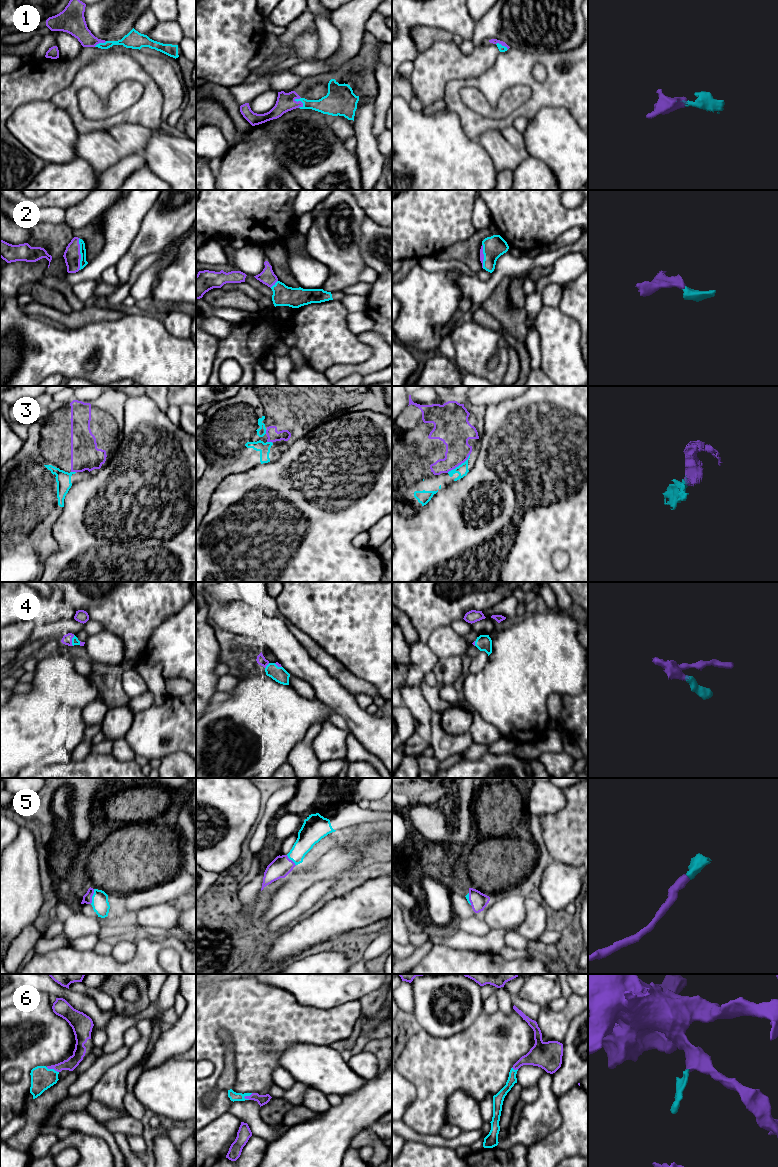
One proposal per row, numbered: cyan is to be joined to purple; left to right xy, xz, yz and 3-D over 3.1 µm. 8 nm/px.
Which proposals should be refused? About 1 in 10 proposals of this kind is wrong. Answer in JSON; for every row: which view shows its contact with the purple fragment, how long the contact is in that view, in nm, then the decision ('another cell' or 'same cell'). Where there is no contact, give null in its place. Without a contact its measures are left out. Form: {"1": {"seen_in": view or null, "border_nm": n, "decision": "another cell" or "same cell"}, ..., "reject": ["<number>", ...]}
{"1": {"seen_in": "xz", "border_nm": 100, "decision": "same cell"}, "2": {"seen_in": "xy", "border_nm": 260, "decision": "same cell"}, "3": {"seen_in": "yz", "border_nm": 240, "decision": "same cell"}, "4": {"seen_in": "xz", "border_nm": 60, "decision": "same cell"}, "5": {"seen_in": "xy", "border_nm": 120, "decision": "same cell"}, "6": {"seen_in": "xz", "border_nm": 90, "decision": "same cell"}, "reject": []}

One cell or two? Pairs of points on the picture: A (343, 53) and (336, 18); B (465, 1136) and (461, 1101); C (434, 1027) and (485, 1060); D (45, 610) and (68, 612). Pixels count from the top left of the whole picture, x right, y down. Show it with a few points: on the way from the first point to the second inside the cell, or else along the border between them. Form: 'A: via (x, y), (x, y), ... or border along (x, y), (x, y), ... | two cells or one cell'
A: via (346, 44), (345, 27) | one cell
B: border along (480, 1128), (461, 1131) | two cells
C: border along (469, 1025), (447, 1037), (433, 1037), (425, 1031) | two cells
D: via (51, 610), (62, 610) | one cell

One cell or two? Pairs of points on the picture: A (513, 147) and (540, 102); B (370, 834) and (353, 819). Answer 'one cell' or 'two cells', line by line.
A: two cells
B: two cells

